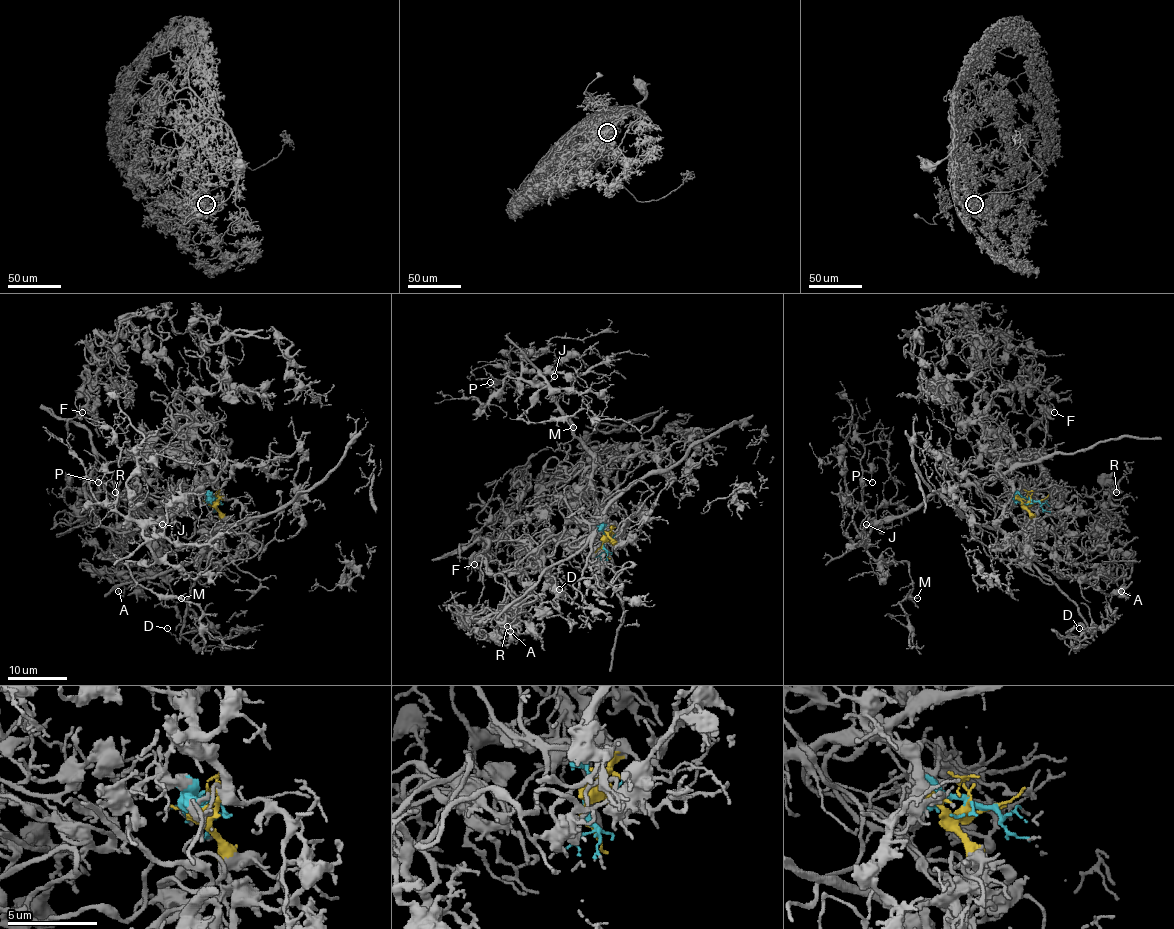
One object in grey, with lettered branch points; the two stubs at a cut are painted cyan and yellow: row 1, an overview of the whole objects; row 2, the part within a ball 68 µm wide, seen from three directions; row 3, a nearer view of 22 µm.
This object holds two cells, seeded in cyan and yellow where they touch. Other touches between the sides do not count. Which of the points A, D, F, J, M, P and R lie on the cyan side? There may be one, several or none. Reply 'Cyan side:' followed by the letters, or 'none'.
Cyan side: A, D, F, R

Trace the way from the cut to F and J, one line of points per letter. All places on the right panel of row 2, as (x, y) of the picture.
F: (1033, 502), (1005, 508), (1044, 539), (1008, 466), (1036, 420), (1021, 386), (1054, 413)
J: (1033, 502), (1023, 502), (1002, 479), (984, 478), (943, 487), (925, 502), (900, 515), (865, 524)

